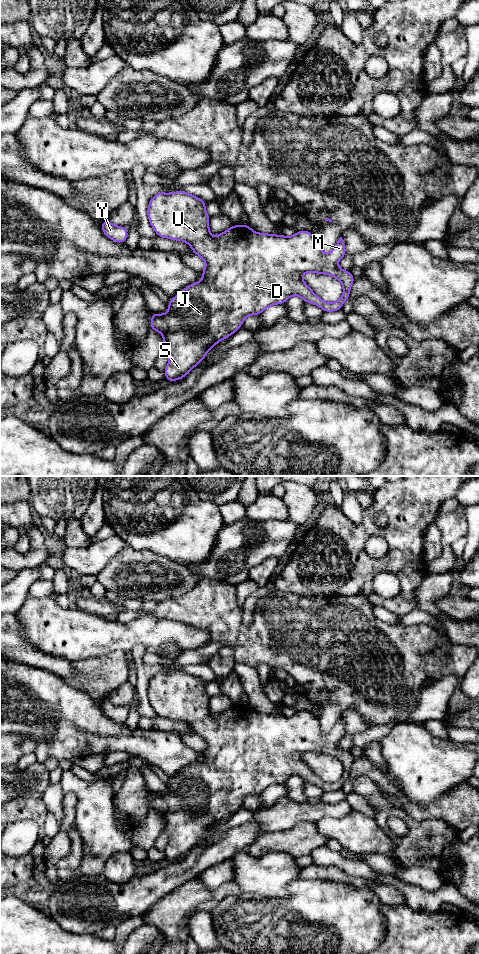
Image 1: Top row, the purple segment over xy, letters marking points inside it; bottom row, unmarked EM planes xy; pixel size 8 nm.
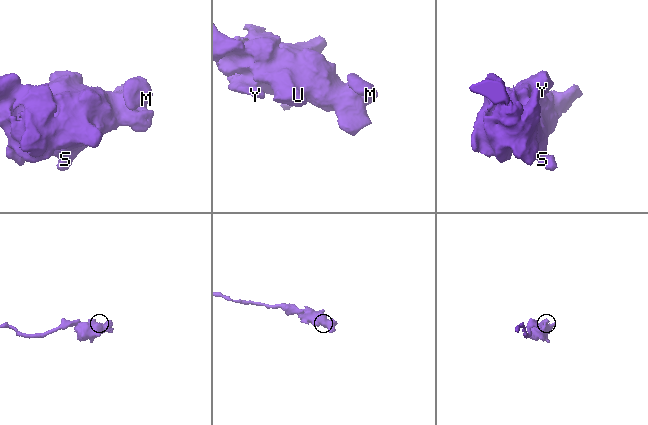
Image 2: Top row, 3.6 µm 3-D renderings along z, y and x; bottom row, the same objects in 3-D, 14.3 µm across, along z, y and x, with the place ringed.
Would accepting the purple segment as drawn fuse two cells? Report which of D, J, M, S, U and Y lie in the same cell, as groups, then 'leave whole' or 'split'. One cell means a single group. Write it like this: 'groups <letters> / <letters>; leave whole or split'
groups D J M S U Y; leave whole

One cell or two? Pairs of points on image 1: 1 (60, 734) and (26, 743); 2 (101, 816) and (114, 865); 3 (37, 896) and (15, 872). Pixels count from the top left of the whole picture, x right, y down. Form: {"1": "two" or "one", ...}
{"1": "two", "2": "two", "3": "one"}

